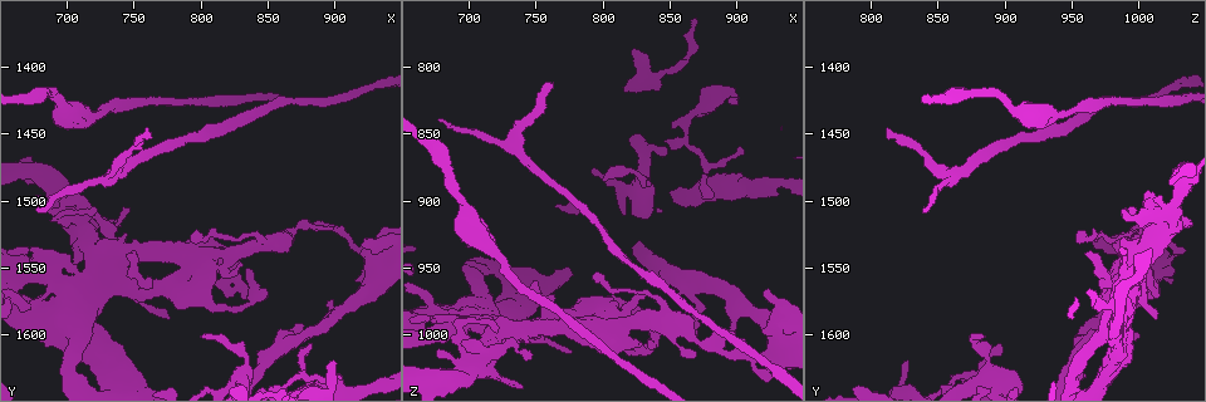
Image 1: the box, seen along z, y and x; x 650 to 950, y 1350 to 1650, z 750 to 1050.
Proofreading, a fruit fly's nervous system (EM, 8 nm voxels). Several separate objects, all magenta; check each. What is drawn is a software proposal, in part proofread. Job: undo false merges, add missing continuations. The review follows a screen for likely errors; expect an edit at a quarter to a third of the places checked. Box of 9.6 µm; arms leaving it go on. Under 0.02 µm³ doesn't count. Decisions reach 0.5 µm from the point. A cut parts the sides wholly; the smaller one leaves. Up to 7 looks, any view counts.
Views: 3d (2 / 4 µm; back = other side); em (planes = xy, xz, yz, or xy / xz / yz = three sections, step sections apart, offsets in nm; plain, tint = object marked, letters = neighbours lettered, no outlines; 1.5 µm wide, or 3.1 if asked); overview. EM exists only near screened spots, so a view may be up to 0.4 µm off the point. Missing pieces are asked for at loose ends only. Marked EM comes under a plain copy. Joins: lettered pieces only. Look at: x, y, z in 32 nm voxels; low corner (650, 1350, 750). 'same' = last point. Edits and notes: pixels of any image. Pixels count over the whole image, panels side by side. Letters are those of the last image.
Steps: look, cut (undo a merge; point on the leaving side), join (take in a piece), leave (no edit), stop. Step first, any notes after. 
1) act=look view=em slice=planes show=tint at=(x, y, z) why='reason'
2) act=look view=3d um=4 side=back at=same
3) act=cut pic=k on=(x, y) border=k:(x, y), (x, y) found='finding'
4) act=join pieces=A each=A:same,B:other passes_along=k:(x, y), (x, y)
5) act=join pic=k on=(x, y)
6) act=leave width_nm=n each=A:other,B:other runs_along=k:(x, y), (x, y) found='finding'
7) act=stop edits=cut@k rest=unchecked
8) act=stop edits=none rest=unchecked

act=look view=em slice=xy step=4 show=letters at=(900, 1620, 828) why='free end'

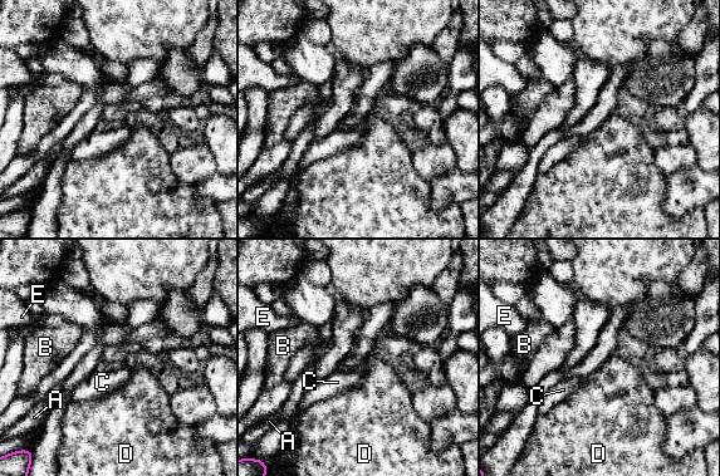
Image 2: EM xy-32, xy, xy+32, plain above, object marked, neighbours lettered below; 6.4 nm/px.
act=look view=em slice=planes show=letters at=same

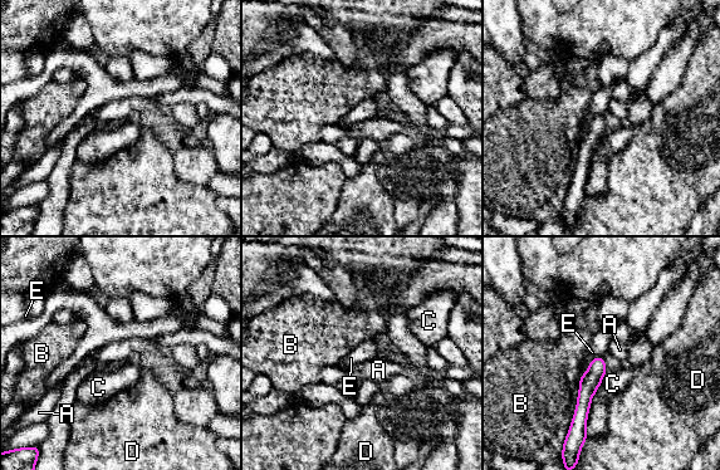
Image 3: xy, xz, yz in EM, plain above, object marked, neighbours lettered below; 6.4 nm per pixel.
act=leave each=A:other,B:other,C:other,D:other,E:other found='no lettered piece goes on from it'

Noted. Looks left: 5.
act=look view=3d um=2 at=(760, 1448, 812) why='branch stops here'

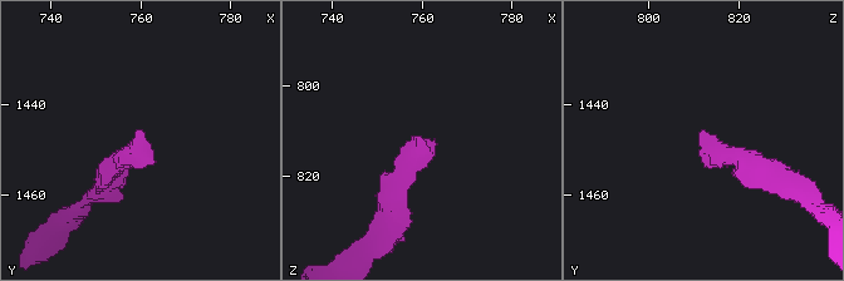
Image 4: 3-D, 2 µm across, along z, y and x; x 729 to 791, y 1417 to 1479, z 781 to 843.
act=look view=em slice=planes show=letters at=(758, 1447, 812)

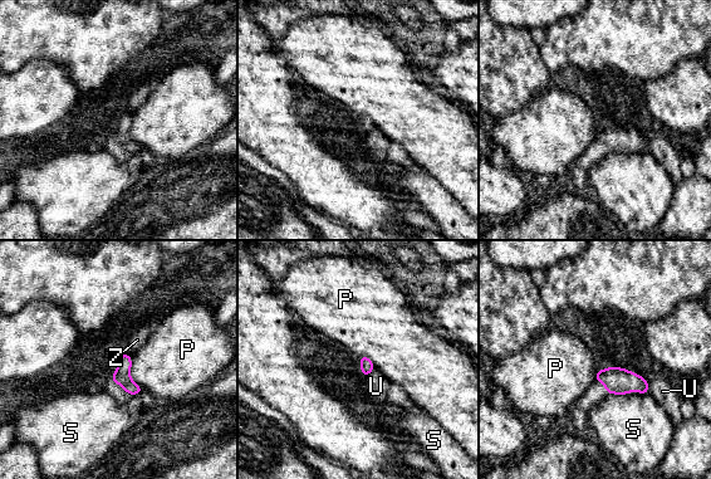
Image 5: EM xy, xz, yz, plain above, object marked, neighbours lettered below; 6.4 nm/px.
act=leave width_nm=90 each=P:other,S:other,U:other,Z:other border=5:(130, 356), (130, 377), (143, 391) found='no lettered piece goes on from it'

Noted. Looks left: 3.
act=look view=em slice=planes show=letters at=(680, 1508, 840) why='tapers out'

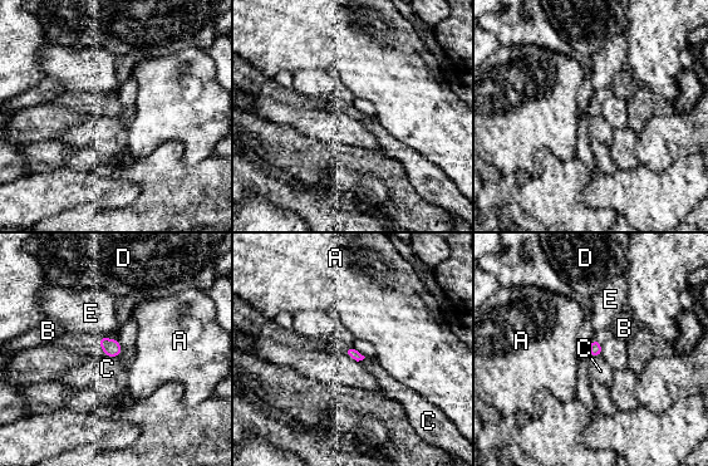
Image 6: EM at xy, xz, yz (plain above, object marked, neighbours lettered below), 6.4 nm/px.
act=leave longest_contact=C:70nm each=A:other,B:other,C:other,D:other,E:other border=6:(106, 354), (116, 357) found='no lettered piece goes on from it'

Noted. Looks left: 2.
act=stop edits=none rest=unchecked

